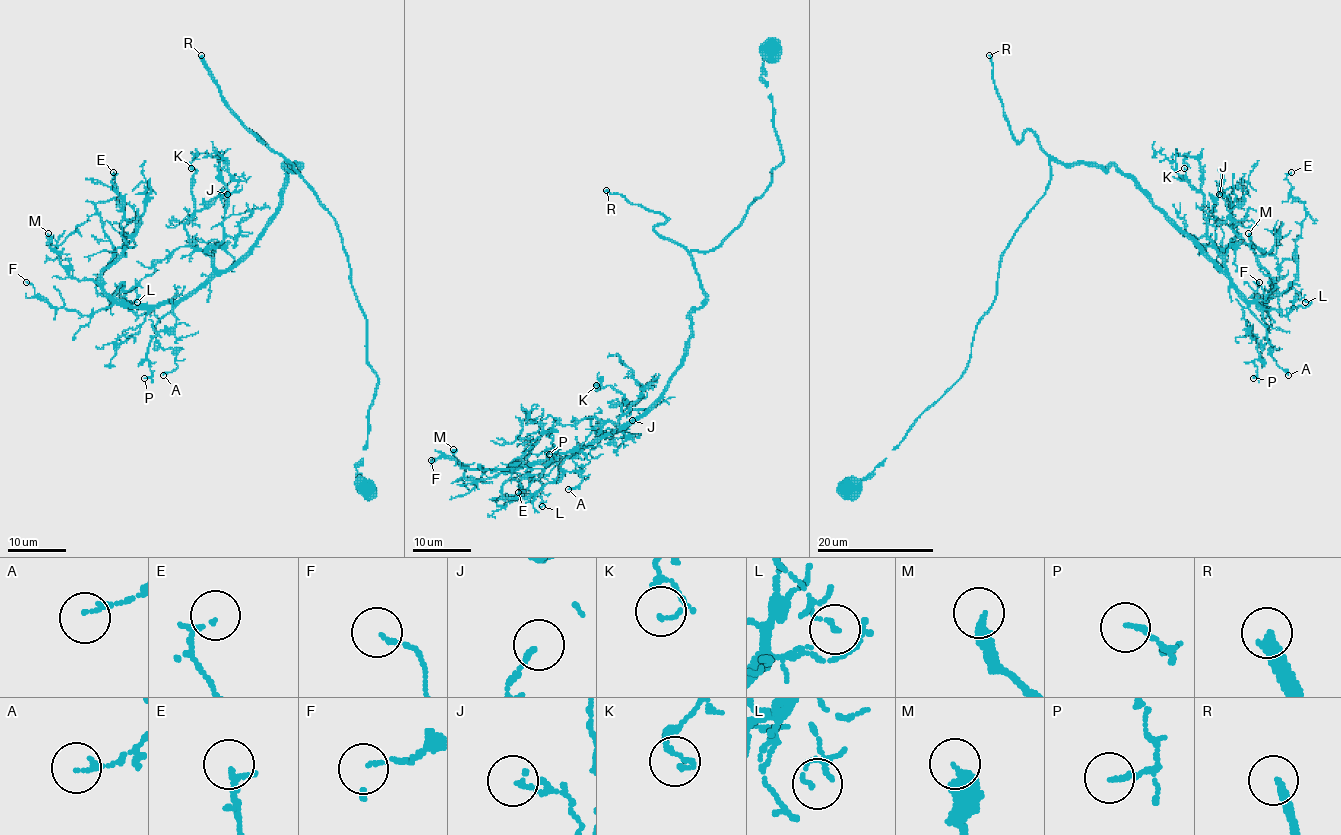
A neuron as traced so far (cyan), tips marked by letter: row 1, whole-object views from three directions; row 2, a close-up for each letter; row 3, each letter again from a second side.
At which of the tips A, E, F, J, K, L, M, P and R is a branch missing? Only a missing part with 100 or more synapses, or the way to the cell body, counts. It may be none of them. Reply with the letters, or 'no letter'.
R

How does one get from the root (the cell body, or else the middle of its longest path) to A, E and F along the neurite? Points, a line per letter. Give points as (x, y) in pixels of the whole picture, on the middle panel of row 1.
A: (772, 52), (783, 160), (691, 252), (705, 302), (682, 366), (561, 464), (581, 473), (568, 489)
E: (772, 52), (783, 160), (691, 252), (705, 302), (682, 366), (637, 417), (520, 465), (501, 505), (518, 492)
F: (772, 52), (761, 80), (783, 160), (739, 225), (691, 252), (705, 302), (667, 388), (571, 455), (431, 460)

